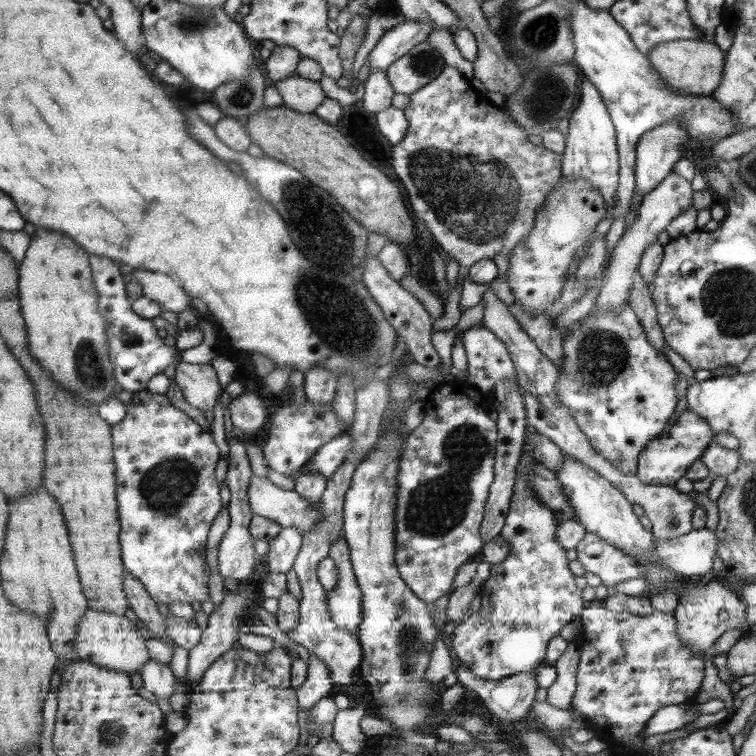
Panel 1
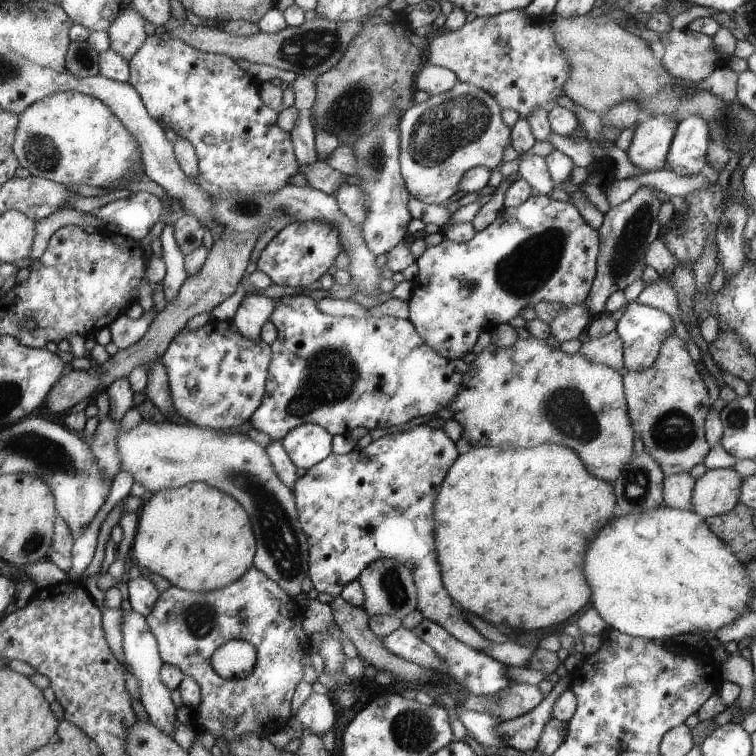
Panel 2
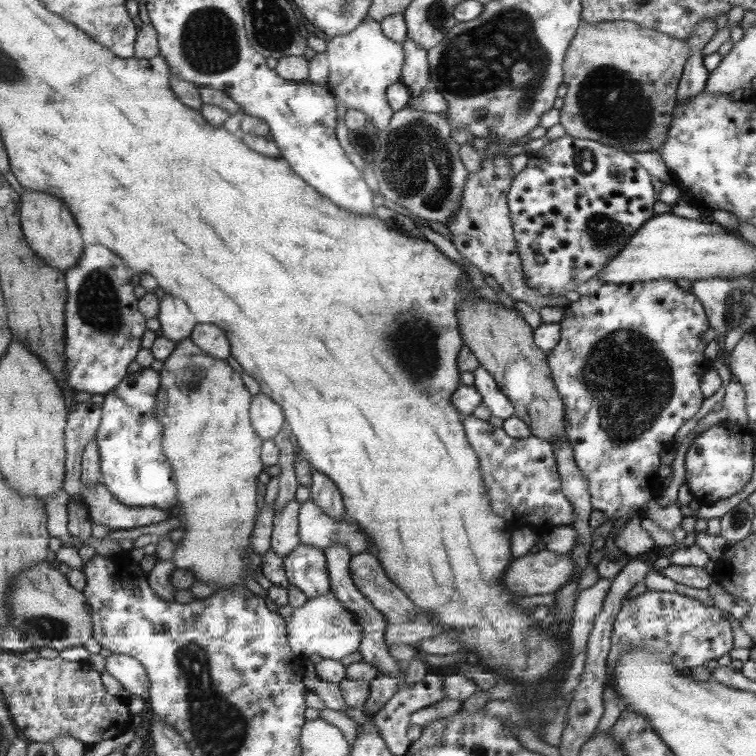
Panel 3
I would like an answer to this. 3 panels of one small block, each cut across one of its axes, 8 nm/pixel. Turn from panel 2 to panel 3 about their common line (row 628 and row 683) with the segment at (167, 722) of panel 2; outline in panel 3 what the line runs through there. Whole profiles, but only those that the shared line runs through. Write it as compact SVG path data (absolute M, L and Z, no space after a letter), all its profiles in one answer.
M112 653L106 660L105 670L119 680L131 695L139 696L148 702L149 680L142 663L134 657L118 653Z

